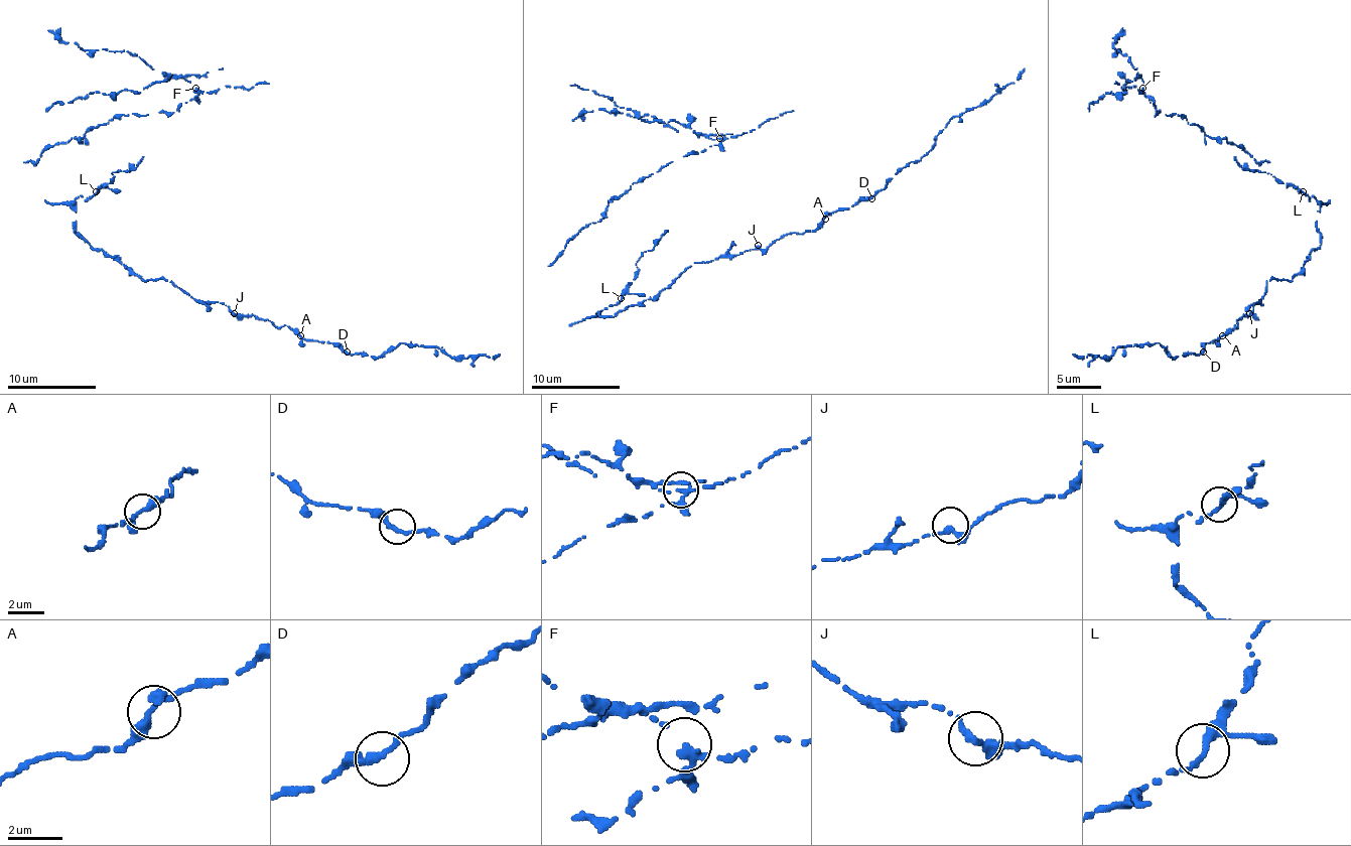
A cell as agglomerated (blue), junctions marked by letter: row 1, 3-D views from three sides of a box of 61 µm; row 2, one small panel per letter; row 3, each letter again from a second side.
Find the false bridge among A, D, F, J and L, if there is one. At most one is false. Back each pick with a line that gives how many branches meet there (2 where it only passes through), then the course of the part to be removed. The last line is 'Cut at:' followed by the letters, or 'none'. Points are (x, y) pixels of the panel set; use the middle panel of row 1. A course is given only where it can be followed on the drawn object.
F: 3 branches meet; foreign part runs (720, 139), (683, 125), (678, 130), (663, 125), (647, 114), (630, 117), (602, 110), (583, 112), (572, 121)
Cut at: F

